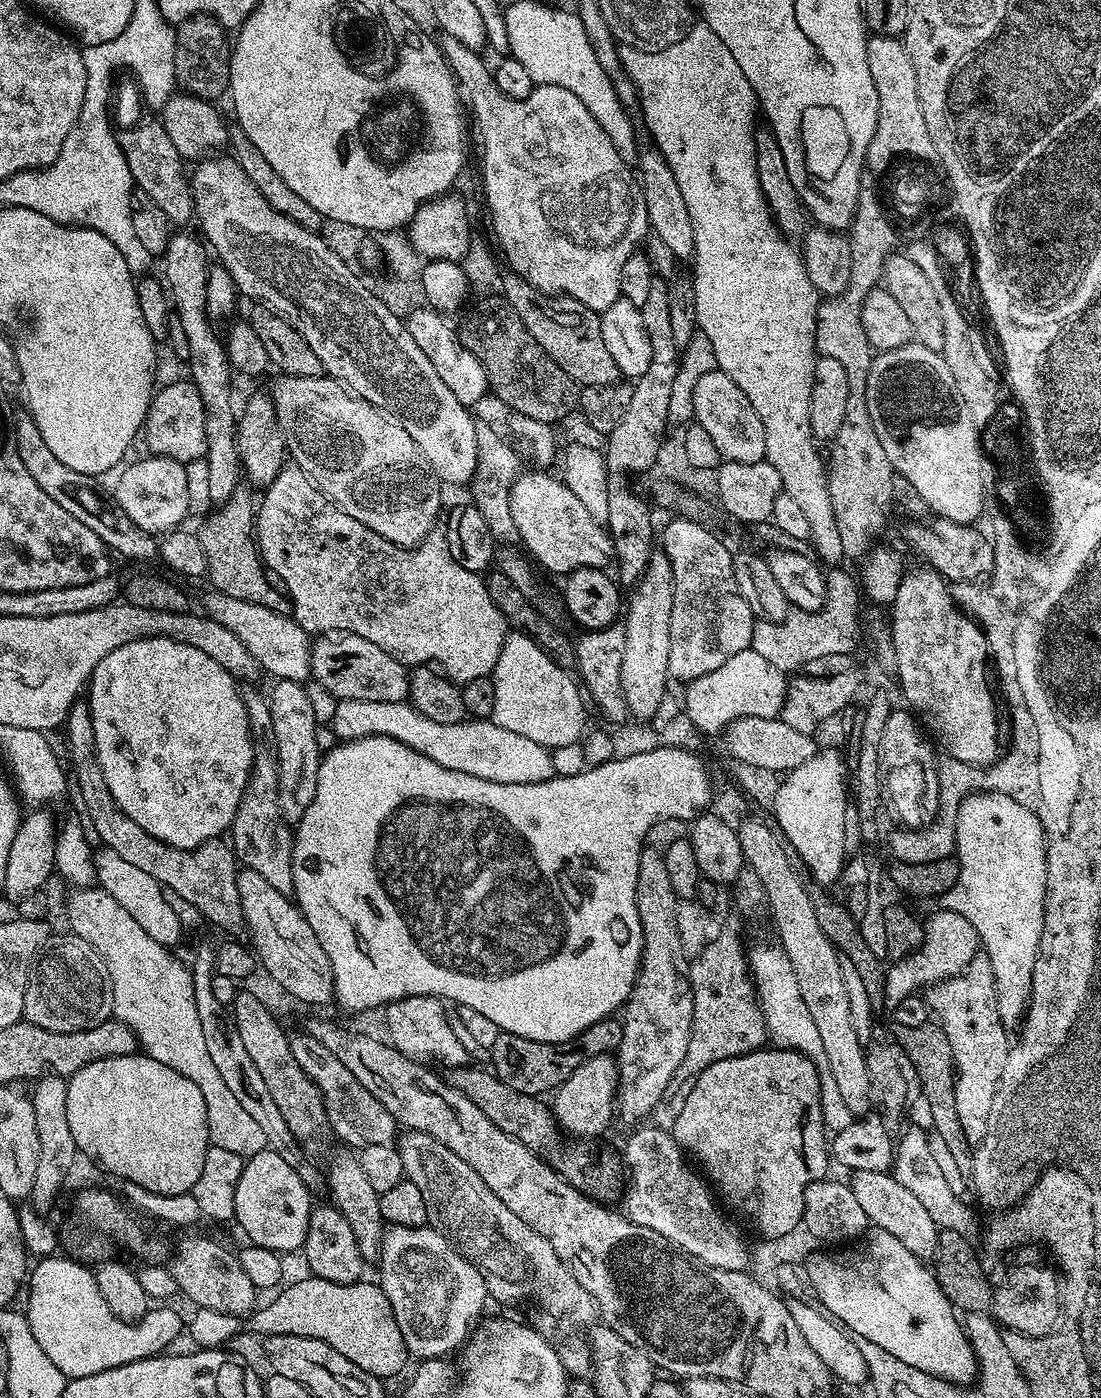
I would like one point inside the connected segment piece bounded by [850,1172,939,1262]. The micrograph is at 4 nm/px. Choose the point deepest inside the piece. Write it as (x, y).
(890, 1205)

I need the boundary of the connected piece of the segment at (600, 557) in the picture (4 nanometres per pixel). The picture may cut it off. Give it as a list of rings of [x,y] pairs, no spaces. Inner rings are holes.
[[[528,470],[521,471],[520,475],[516,477],[514,483],[512,483],[512,489],[510,490],[510,514],[514,518],[514,526],[516,527],[516,535],[518,537],[519,543],[524,543],[526,547],[528,547],[527,555],[531,557],[533,561],[537,560],[538,563],[541,564],[542,567],[545,568],[548,572],[561,572],[561,574],[567,574],[573,572],[574,570],[578,570],[579,568],[603,568],[607,569],[609,565],[613,563],[614,557],[612,555],[612,540],[609,538],[608,533],[606,531],[605,525],[601,523],[599,520],[595,520],[590,516],[589,511],[586,510],[585,506],[582,506],[582,501],[567,488],[564,484],[563,479],[550,476],[549,471],[546,470],[536,470],[540,472],[528,472]]]

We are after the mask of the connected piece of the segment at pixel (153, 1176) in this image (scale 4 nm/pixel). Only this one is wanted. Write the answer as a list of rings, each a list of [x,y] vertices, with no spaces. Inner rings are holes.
[[[133,1054],[122,1058],[102,1058],[98,1062],[90,1062],[82,1066],[73,1076],[67,1077],[66,1119],[70,1121],[70,1134],[74,1134],[74,1142],[81,1153],[84,1152],[92,1160],[97,1160],[117,1181],[134,1182],[146,1190],[154,1190],[154,1194],[186,1194],[191,1192],[194,1182],[198,1182],[198,1174],[202,1174],[202,1162],[206,1159],[206,1150],[210,1146],[208,1138],[208,1119],[206,1118],[206,1098],[202,1098],[202,1090],[190,1082],[190,1078],[182,1078],[178,1070],[170,1070],[170,1066],[162,1066],[154,1058],[143,1054]]]

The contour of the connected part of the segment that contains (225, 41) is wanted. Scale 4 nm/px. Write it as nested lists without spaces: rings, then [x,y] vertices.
[[[191,16],[189,20],[183,20],[181,24],[175,25],[174,31],[177,85],[191,96],[211,102],[218,101],[220,95],[228,92],[232,61],[232,44],[224,25],[218,23],[213,16]]]

